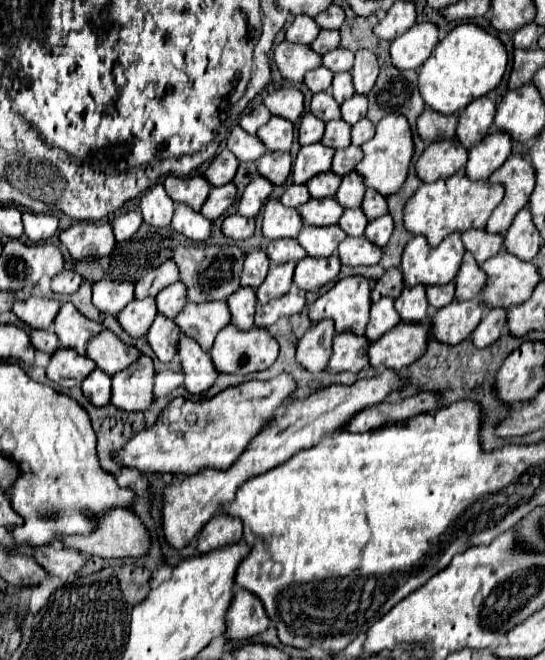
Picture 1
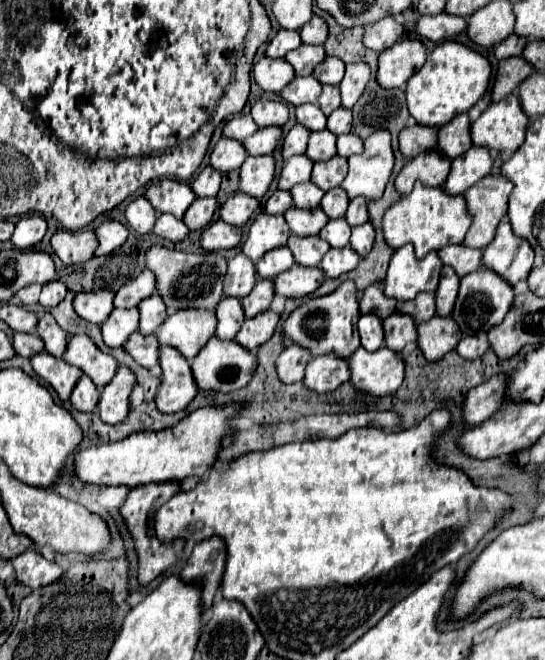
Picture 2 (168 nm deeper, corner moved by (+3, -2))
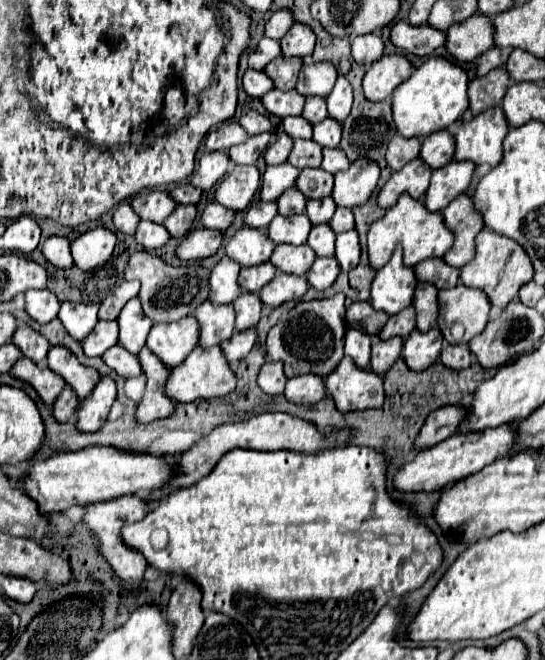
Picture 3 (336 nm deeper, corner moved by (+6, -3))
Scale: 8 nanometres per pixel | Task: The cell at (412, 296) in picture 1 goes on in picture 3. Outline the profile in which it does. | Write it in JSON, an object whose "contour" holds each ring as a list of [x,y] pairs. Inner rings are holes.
{"contour":[[[393,336],[389,340],[375,340],[371,352],[371,370],[377,374],[385,374],[395,364],[401,350],[403,350],[401,336]]]}

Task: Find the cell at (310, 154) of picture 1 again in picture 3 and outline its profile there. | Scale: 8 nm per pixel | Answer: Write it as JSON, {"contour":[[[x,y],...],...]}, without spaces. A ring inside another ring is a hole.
{"contour":[[[285,162],[281,166],[267,166],[263,180],[261,180],[261,200],[263,202],[277,200],[285,190],[295,186],[299,172],[301,170],[291,166],[289,162]]]}

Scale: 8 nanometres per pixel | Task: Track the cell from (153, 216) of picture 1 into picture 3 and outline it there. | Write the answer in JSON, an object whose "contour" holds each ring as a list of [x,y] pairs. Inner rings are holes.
{"contour":[[[129,202],[119,204],[119,208],[117,208],[115,214],[113,214],[113,224],[117,226],[117,230],[121,230],[121,232],[125,232],[125,234],[131,234],[131,236],[135,234],[139,220],[141,220],[141,218],[133,212],[133,208],[131,208]]]}

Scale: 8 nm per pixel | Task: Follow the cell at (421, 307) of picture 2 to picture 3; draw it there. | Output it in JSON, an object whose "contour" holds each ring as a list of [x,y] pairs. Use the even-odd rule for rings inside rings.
{"contour":[[[409,306],[409,308],[401,310],[399,314],[395,314],[387,320],[387,324],[383,326],[379,338],[383,338],[383,340],[391,338],[391,336],[407,338],[409,332],[413,332],[413,330],[415,330],[415,308]]]}

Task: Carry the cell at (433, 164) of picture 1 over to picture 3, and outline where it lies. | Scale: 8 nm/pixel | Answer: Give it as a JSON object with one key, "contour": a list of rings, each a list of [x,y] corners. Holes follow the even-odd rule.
{"contour":[[[415,158],[409,164],[405,164],[401,170],[393,172],[389,182],[379,192],[377,200],[383,204],[383,208],[391,208],[393,204],[397,204],[397,198],[403,192],[409,192],[413,198],[421,200],[429,188],[431,174],[433,170],[421,158]]]}

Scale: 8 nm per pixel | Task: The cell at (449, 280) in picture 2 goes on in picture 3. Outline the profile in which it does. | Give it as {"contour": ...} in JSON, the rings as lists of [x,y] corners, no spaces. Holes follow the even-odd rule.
{"contour":[[[419,282],[413,306],[417,308],[417,328],[427,332],[439,318],[439,290],[431,282]]]}

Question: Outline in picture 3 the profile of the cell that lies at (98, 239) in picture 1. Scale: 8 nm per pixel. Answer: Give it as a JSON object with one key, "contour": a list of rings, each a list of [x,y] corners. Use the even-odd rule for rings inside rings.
{"contour":[[[49,236],[43,242],[43,254],[57,268],[71,268],[73,266],[71,240],[65,236]]]}

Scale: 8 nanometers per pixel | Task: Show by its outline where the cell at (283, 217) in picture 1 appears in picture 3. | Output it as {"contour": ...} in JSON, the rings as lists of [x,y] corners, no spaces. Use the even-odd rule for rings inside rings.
{"contour":[[[243,226],[227,242],[225,252],[231,260],[237,260],[241,266],[255,266],[255,264],[267,262],[271,258],[273,248],[275,248],[275,244],[267,236],[267,230]]]}

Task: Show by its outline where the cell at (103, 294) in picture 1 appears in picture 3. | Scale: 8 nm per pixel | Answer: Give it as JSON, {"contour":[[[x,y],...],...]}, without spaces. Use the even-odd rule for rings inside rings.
{"contour":[[[63,302],[59,310],[59,320],[75,340],[83,340],[95,328],[99,320],[97,314],[99,314],[99,304]]]}

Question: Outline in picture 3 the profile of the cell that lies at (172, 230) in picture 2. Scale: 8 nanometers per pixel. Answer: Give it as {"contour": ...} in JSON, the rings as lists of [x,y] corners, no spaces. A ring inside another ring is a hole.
{"contour":[[[141,220],[135,232],[135,240],[145,248],[145,250],[155,250],[165,246],[171,236],[167,232],[167,228],[163,224],[157,222],[149,222],[149,220]]]}

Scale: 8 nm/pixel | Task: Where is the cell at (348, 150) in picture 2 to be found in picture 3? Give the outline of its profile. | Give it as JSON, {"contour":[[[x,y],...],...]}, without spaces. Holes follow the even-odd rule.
{"contour":[[[323,148],[321,168],[331,172],[331,174],[337,174],[337,172],[349,168],[349,160],[347,160],[347,156],[345,156],[345,152],[341,148]]]}

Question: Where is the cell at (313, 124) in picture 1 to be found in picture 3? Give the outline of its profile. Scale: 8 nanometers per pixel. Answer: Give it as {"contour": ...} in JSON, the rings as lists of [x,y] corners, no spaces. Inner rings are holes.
{"contour":[[[283,132],[283,134],[277,136],[275,142],[269,144],[269,148],[267,148],[267,152],[265,152],[265,162],[267,162],[269,166],[273,166],[273,164],[283,164],[283,162],[287,162],[287,156],[291,154],[291,150],[293,150],[293,138]]]}

